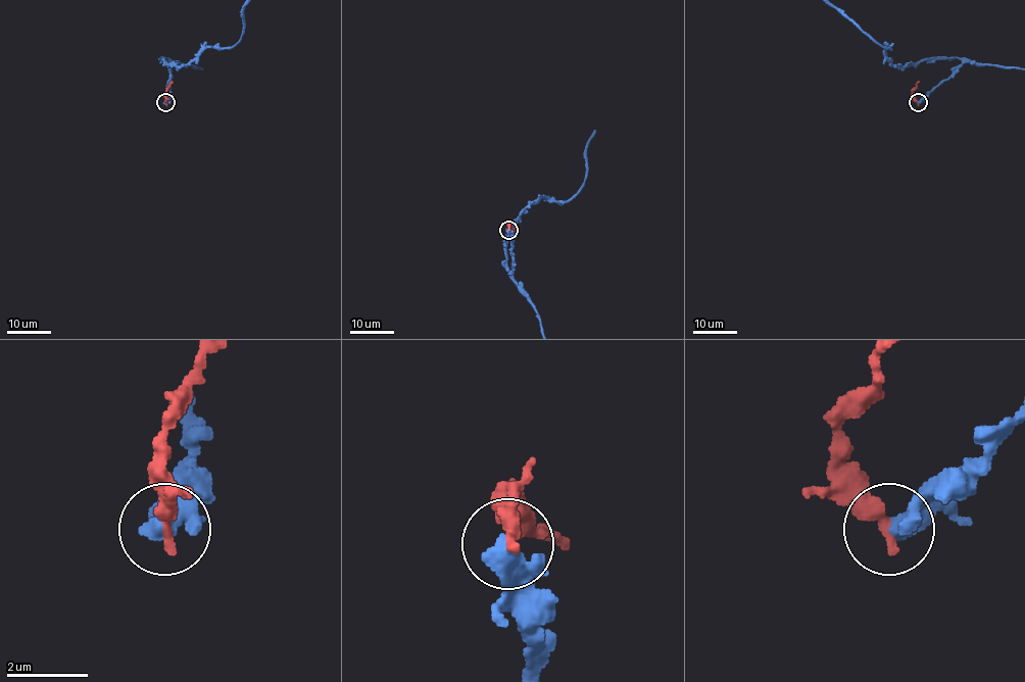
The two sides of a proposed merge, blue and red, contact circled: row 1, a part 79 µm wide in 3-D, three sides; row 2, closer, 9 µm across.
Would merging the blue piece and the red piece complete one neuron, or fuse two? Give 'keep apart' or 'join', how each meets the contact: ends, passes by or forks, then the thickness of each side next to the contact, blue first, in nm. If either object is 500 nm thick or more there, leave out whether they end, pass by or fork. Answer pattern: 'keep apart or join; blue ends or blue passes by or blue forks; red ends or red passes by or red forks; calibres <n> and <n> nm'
keep apart; calibres 550 and 420 nm

